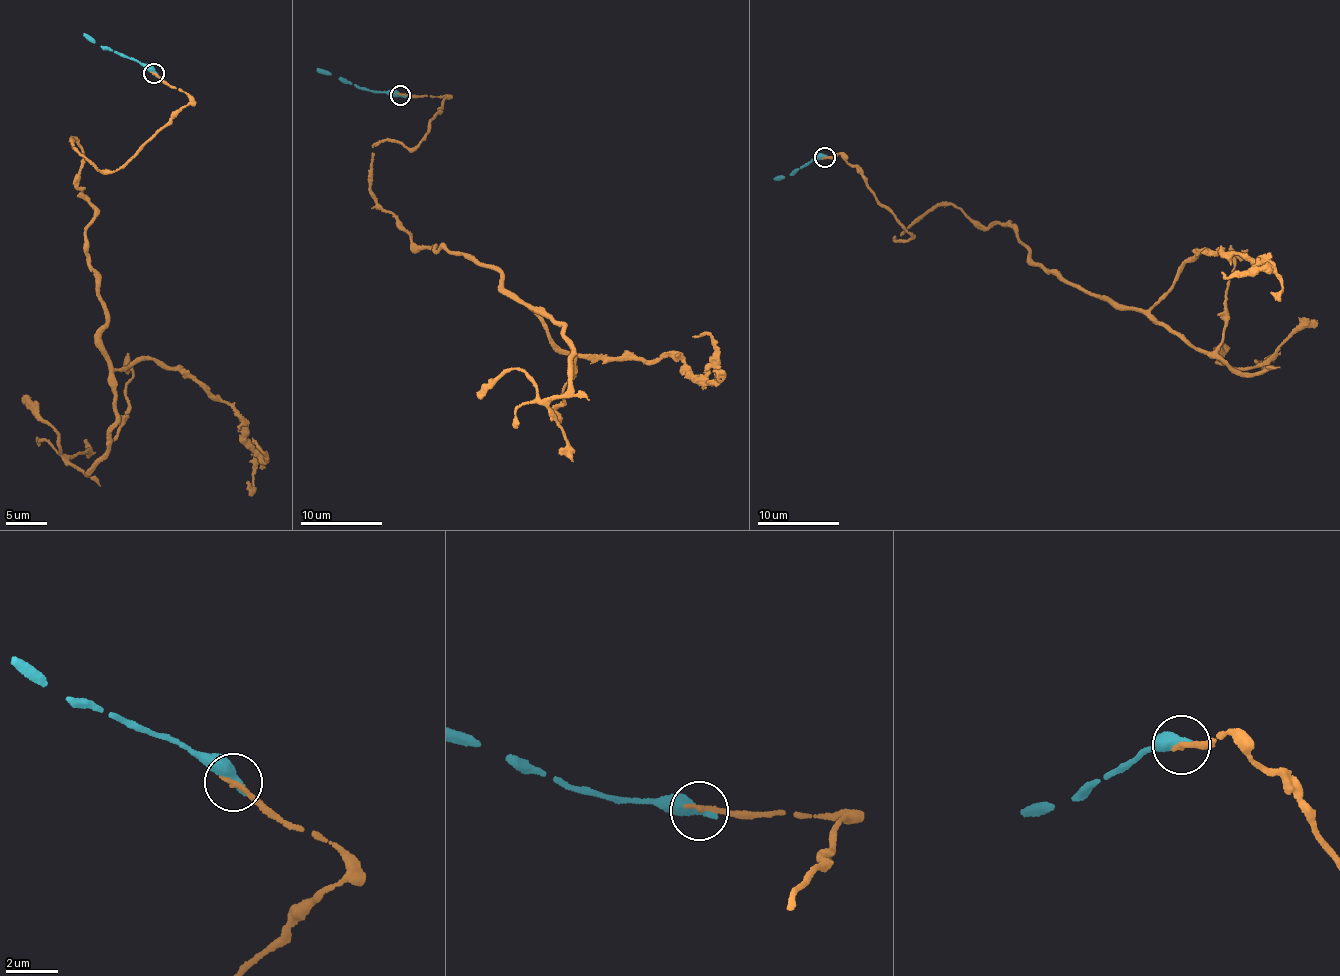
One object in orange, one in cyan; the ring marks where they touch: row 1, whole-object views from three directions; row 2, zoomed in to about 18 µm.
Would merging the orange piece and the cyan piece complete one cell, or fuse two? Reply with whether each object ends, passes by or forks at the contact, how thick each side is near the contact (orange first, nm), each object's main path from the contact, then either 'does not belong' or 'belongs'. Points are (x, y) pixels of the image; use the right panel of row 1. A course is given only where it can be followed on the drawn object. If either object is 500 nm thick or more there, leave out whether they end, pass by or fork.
220/500 nm | orange via (825, 157), (859, 167), (898, 242), (950, 204), (1114, 301), (1148, 309), (1199, 249), (1259, 260), (1221, 273) | cyan via (825, 157), (814, 158), (782, 179), (773, 179) | does not belong

